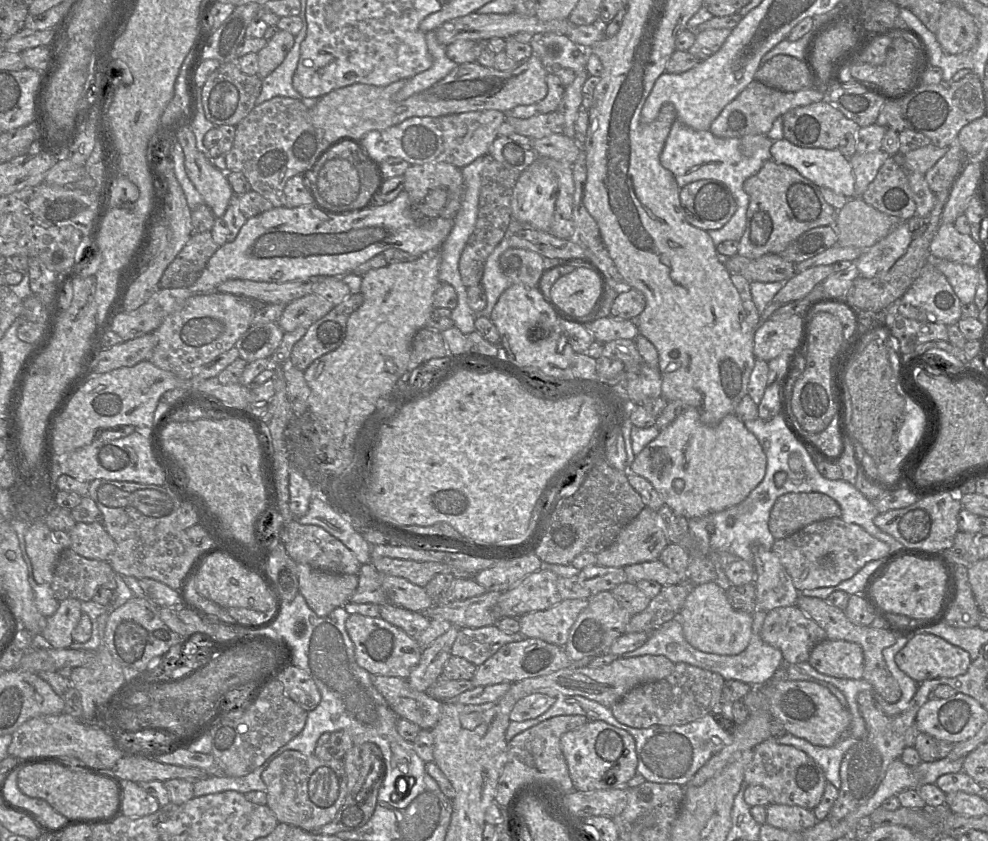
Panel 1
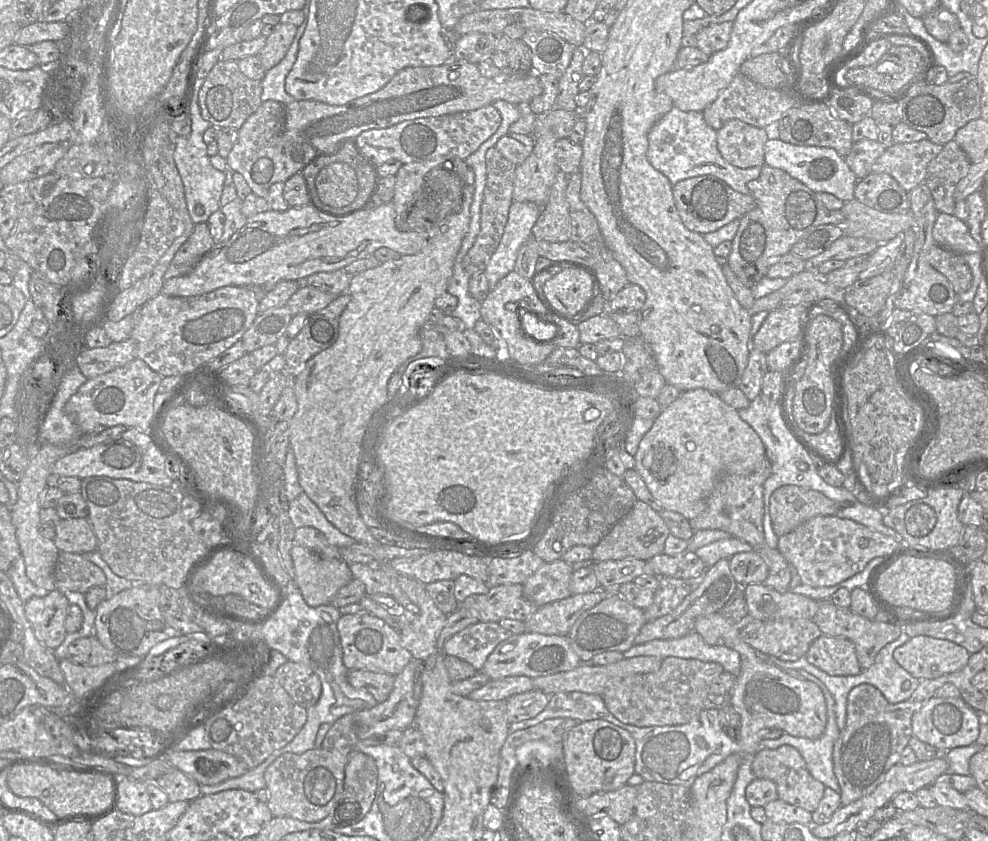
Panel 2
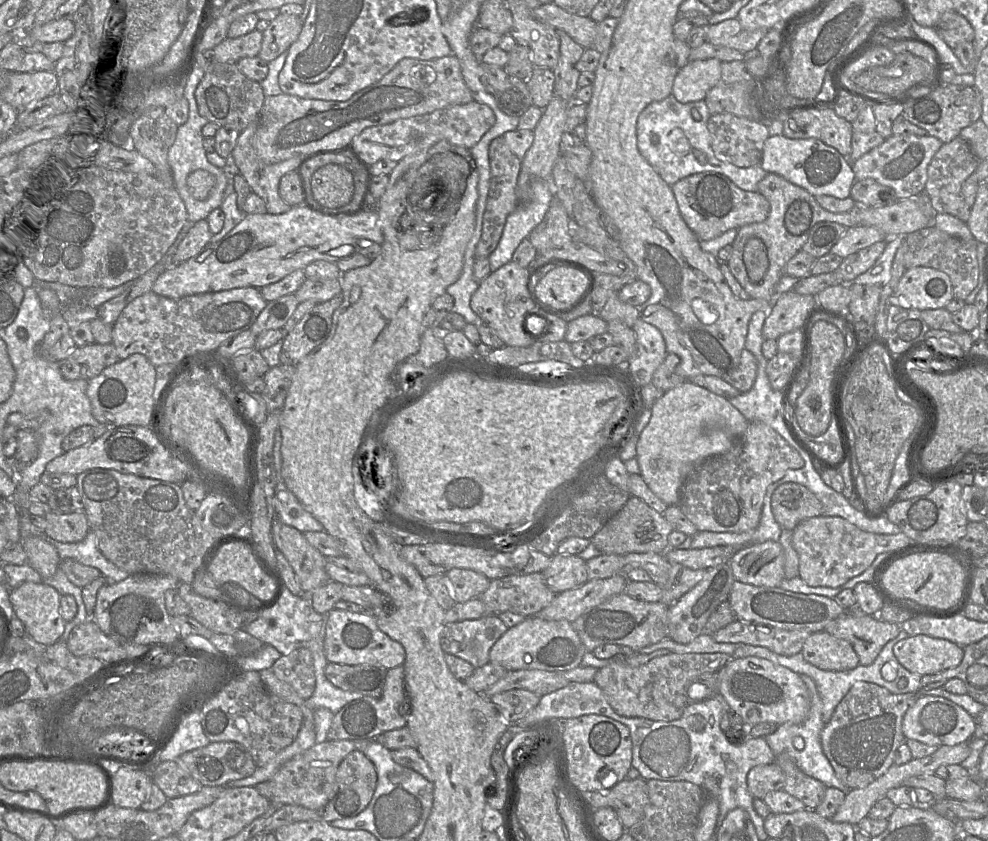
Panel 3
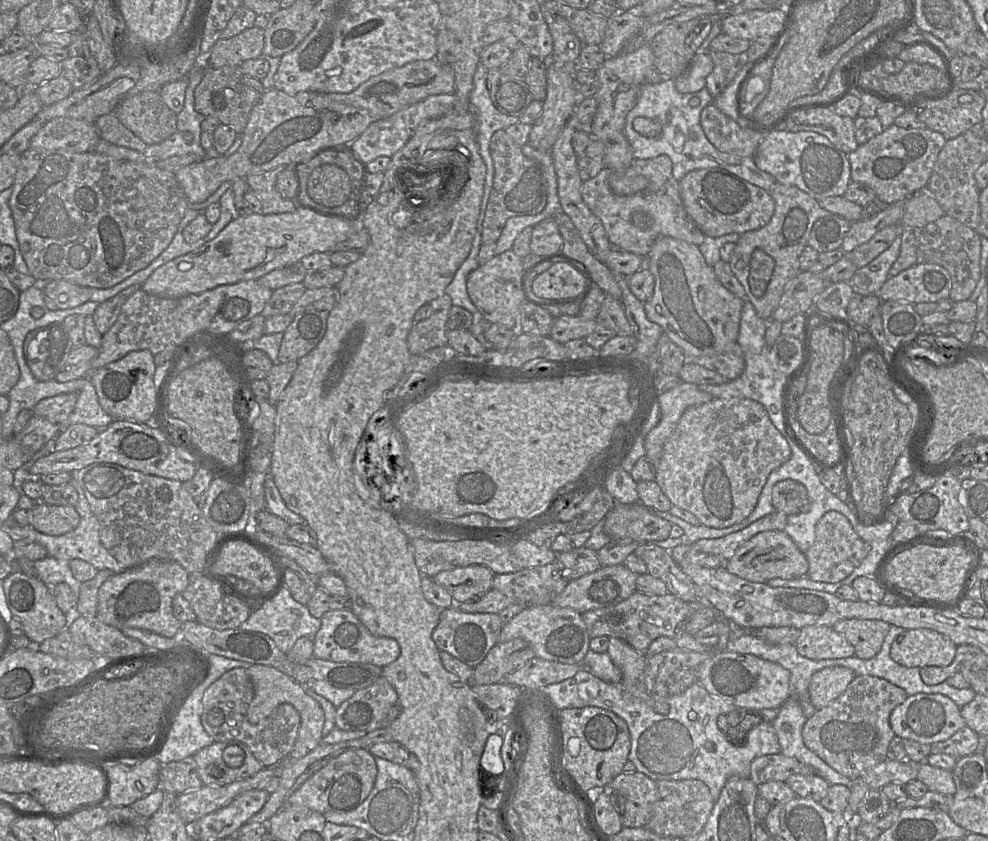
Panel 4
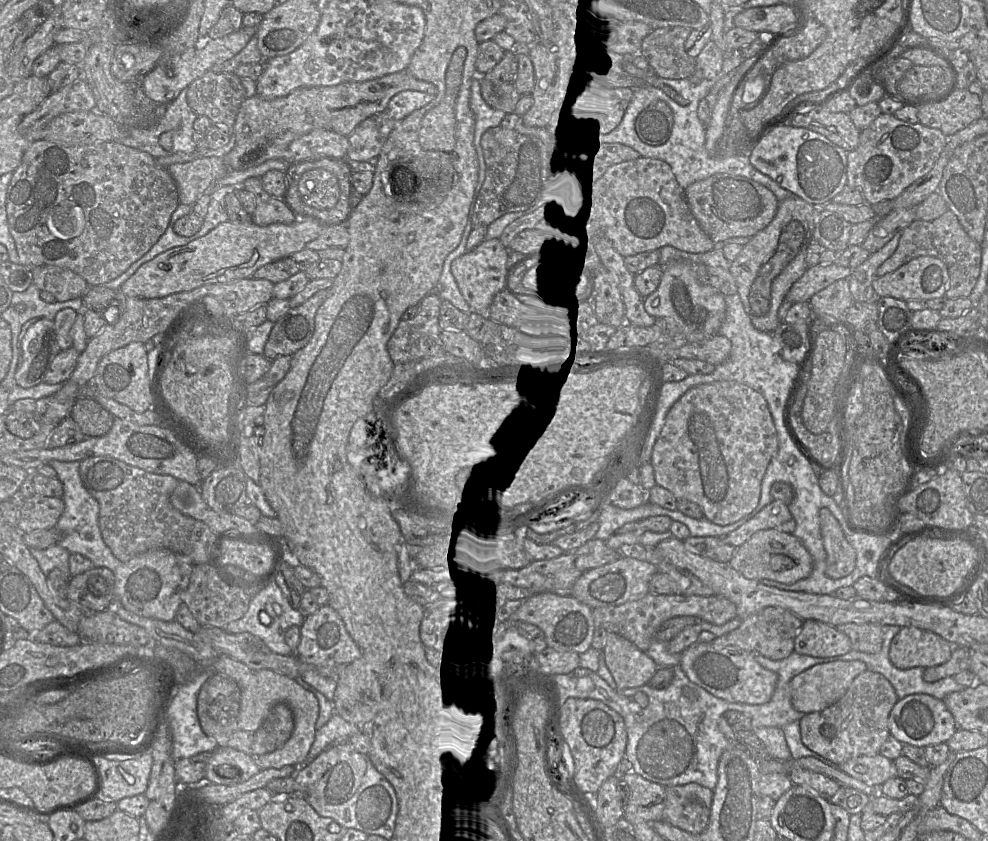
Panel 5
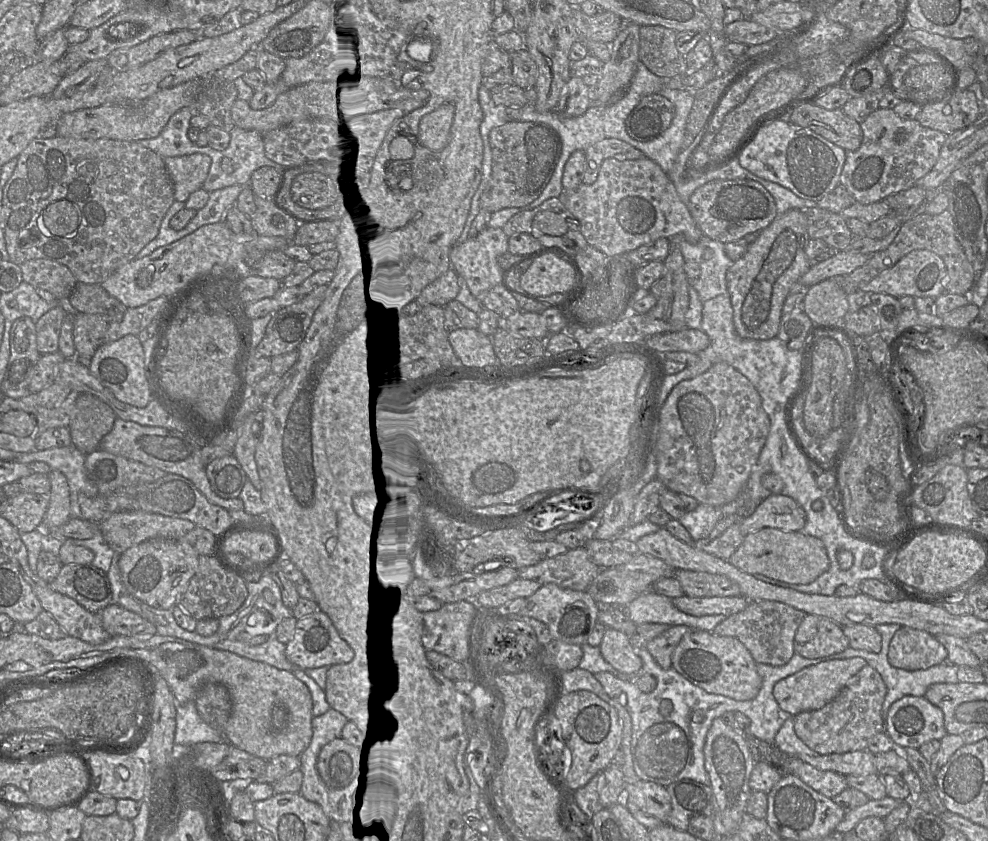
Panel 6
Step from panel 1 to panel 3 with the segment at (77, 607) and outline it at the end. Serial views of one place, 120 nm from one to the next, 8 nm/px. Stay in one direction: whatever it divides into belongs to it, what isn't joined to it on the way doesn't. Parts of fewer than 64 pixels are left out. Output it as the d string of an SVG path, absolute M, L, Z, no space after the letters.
M24 582L9 589L9 601L18 618L35 642L46 647L57 642L66 622L60 614L61 595L44 583Z

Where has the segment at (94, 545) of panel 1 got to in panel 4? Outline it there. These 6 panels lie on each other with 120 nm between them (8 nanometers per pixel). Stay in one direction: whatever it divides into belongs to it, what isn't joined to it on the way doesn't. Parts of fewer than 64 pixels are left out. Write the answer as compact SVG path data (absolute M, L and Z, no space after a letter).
M38 501L27 512L30 525L40 533L50 536L66 534L74 530L80 522L80 516L74 506L49 505Z

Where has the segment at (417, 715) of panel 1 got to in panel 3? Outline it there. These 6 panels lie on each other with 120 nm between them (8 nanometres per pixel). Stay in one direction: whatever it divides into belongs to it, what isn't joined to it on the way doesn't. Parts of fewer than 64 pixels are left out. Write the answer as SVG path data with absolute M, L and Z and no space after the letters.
M329 662L325 667L325 676L334 686L342 690L380 698L383 694L387 670L372 665L346 665Z

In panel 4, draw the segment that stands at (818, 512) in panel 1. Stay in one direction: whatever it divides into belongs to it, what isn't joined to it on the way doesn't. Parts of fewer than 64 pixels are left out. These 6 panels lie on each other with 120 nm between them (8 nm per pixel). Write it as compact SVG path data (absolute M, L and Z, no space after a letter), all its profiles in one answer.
M785 479L774 485L772 503L775 510L786 515L792 515L807 512L810 498L806 487L802 483L792 479Z

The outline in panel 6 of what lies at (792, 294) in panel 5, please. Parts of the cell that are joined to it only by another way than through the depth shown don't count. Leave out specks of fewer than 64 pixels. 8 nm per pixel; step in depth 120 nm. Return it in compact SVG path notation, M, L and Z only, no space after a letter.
M840 250L834 256L820 263L811 262L811 267L801 276L799 282L810 287L829 278L846 276L863 266L869 258L870 255Z

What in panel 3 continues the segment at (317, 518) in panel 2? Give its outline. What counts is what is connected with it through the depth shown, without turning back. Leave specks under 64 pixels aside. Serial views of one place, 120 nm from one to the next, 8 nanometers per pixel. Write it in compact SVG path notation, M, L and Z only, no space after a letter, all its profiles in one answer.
M283 480L276 485L274 508L277 519L302 533L308 531L325 531L324 526L308 511L306 511L297 497L286 487Z

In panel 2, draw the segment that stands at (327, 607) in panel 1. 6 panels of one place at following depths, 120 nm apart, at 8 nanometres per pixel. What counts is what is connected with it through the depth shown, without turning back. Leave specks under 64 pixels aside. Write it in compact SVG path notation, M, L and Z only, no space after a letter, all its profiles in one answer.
M299 545L291 548L291 557L295 569L294 585L311 607L329 604L340 588L348 584L353 575L348 563L342 559L330 559Z

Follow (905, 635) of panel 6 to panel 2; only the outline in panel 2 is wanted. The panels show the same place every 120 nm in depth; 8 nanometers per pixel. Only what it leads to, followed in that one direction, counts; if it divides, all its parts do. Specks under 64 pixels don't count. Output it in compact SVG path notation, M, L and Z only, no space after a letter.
M919 635L897 647L893 657L913 677L926 680L960 670L970 654L952 641Z

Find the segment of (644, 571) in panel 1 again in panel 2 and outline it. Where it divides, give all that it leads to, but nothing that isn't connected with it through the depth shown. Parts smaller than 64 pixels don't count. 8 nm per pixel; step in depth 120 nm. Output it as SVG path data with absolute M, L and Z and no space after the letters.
M686 551L676 556L669 556L662 552L647 562L657 577L688 579L697 577L707 570L704 562L692 551Z

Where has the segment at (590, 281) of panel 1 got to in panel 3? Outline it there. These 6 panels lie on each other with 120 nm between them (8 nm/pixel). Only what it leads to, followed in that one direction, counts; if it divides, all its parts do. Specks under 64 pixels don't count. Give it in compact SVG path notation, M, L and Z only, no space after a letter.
M559 265L549 271L531 290L534 298L543 306L556 311L573 307L589 286L589 278L582 271Z

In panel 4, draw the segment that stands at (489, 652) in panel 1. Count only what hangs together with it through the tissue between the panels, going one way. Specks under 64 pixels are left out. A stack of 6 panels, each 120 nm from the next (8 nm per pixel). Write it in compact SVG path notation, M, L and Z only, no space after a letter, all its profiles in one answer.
M454 606L440 609L439 624L432 632L432 639L440 651L445 651L468 666L474 668L486 657L489 650L498 643L503 626L498 614L466 613Z

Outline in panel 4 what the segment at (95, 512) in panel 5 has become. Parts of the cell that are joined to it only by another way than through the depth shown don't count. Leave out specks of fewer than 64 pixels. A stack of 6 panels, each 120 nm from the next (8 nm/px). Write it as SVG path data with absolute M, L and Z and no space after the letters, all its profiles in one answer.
M73 478L69 483L75 487L78 494L77 503L75 504L74 508L80 516L80 522L74 530L60 536L50 536L40 533L31 525L27 525L25 527L17 525L13 521L12 516L2 527L6 528L6 531L9 533L13 541L27 539L41 545L46 549L47 556L44 559L37 560L33 563L35 577L42 581L47 587L54 587L59 583L65 583L70 586L72 590L72 608L74 608L79 597L81 582L79 582L73 576L69 567L70 560L80 559L90 563L98 571L109 569L112 570L114 574L121 574L125 572L127 568L119 563L101 544L99 537L99 523L90 509L89 503L81 486Z

